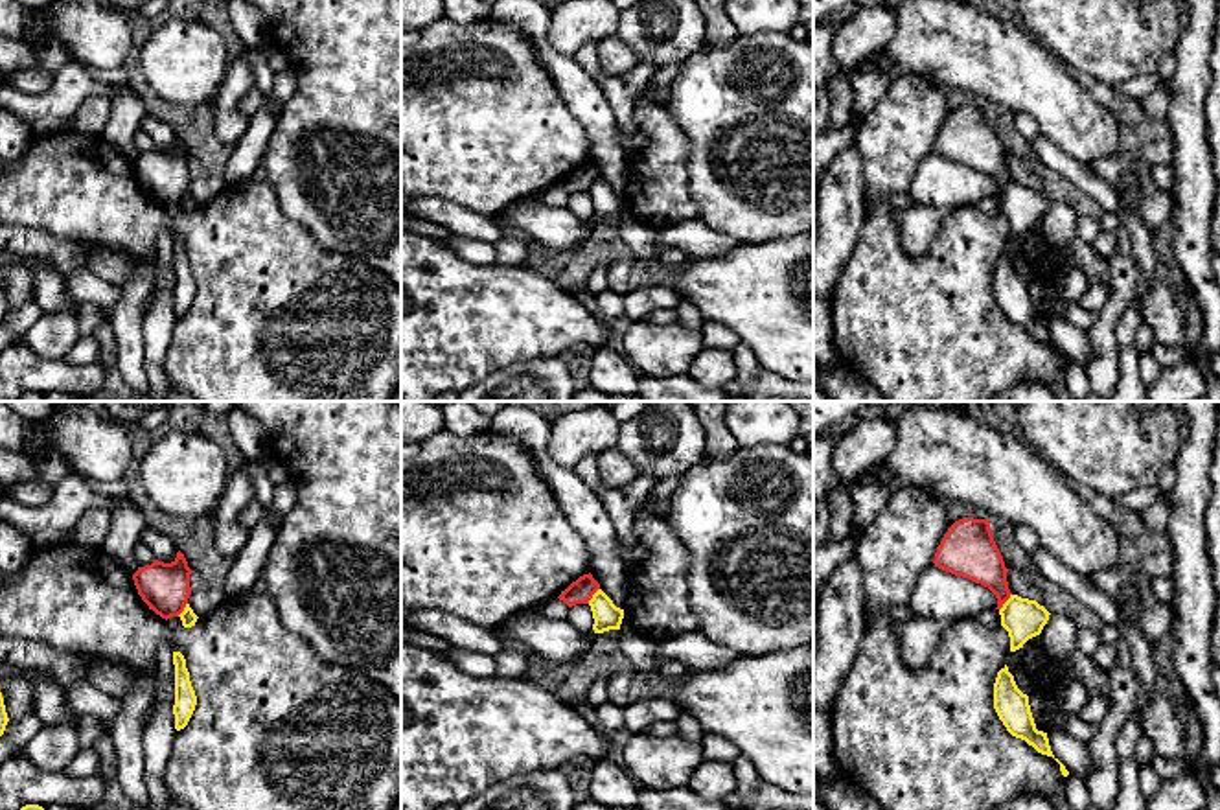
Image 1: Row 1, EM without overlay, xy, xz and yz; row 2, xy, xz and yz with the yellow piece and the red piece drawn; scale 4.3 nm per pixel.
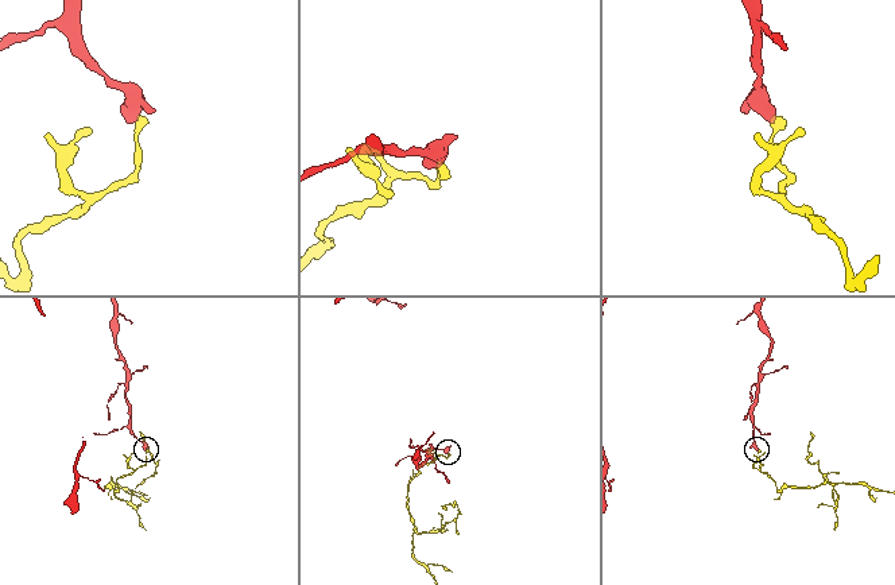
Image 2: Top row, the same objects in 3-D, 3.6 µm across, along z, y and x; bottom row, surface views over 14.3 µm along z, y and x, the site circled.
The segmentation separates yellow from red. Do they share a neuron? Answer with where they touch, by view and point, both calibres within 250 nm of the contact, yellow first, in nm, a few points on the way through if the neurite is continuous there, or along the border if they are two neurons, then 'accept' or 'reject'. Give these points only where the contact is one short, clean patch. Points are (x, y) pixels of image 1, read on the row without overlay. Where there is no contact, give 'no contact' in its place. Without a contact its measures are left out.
meets yellow in yz at (1005, 190); 180 nm thick on the yellow side, 220 nm on the other; border along yz (1011, 181), (1000, 197); reject

